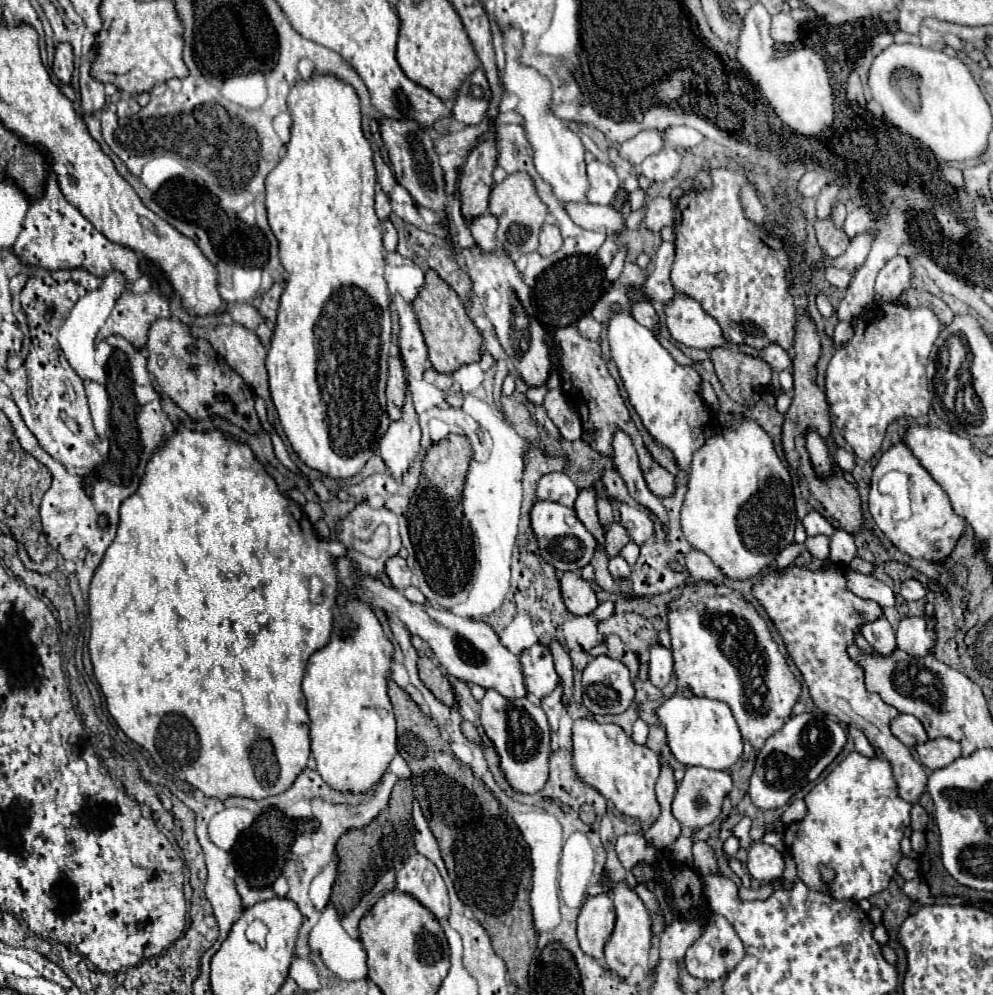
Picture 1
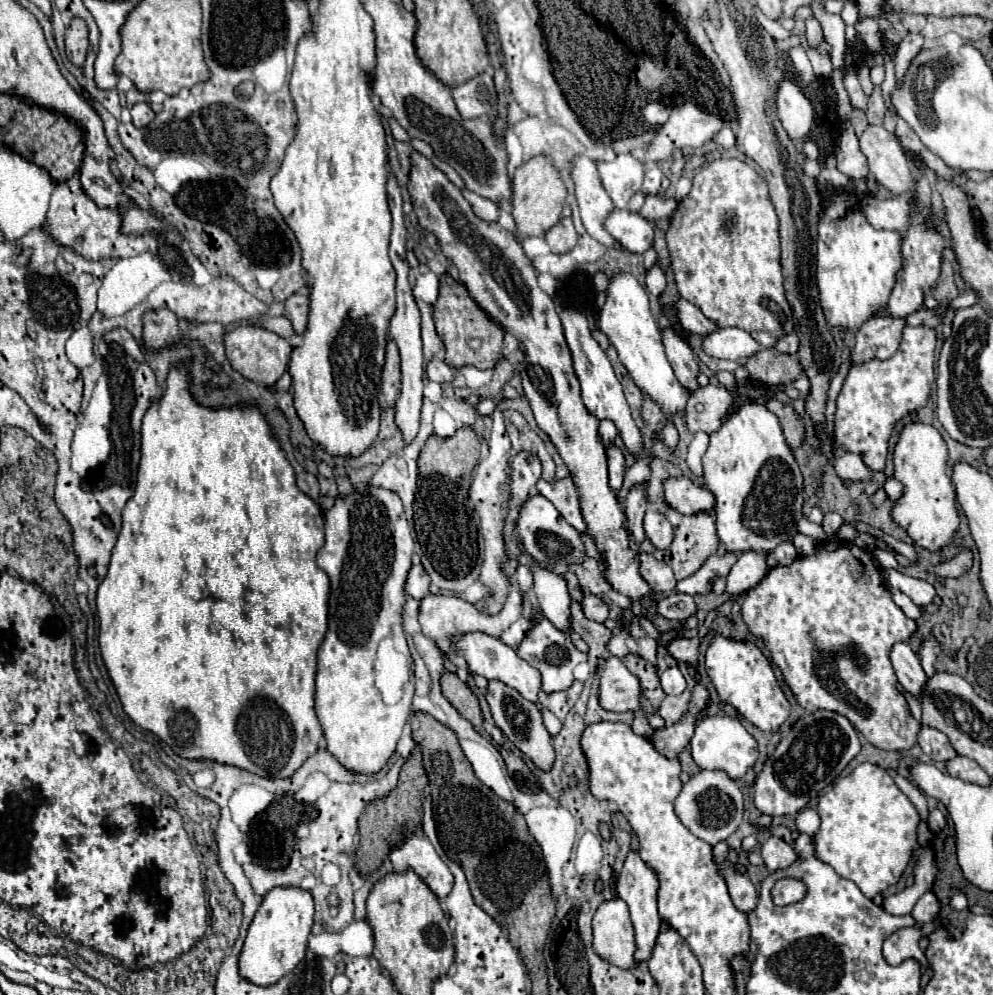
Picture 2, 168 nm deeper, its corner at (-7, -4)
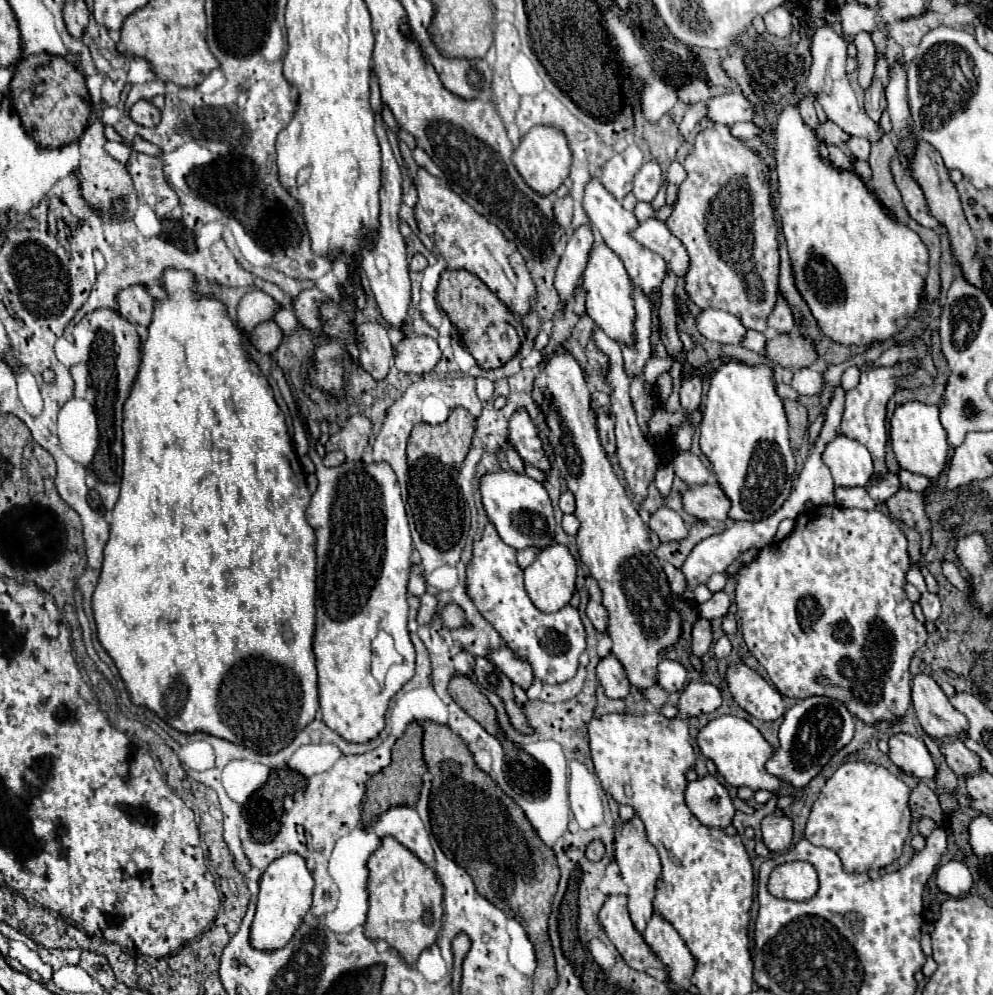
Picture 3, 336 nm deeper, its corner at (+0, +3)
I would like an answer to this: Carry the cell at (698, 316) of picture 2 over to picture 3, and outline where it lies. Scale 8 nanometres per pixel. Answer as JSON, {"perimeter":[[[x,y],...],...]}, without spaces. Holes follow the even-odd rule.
{"perimeter":[[[702,309],[694,321],[706,339],[718,343],[740,343],[746,333],[744,325],[734,315],[720,309]]]}

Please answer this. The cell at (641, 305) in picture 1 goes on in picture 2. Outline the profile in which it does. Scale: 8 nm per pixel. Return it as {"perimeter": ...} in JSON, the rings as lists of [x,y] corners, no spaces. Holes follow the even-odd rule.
{"perimeter":[[[667,328],[663,330],[663,346],[665,346],[665,354],[671,362],[671,368],[677,376],[677,380],[681,380],[681,384],[685,384],[685,388],[689,388],[689,392],[693,394],[699,384],[697,384],[697,374],[699,374],[699,364],[689,348],[689,344],[679,338],[675,334],[675,330]]]}

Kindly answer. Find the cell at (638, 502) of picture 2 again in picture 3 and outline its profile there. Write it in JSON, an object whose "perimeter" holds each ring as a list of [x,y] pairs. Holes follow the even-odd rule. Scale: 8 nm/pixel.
{"perimeter":[[[598,329],[594,333],[594,341],[596,345],[610,357],[610,369],[608,369],[608,381],[612,383],[614,387],[614,393],[612,393],[612,405],[610,405],[610,411],[614,415],[614,423],[616,423],[616,459],[618,459],[618,465],[622,467],[624,471],[624,483],[626,483],[626,491],[628,495],[632,497],[634,503],[642,503],[648,495],[648,485],[654,481],[654,473],[656,473],[656,467],[660,463],[660,453],[658,449],[644,439],[644,433],[636,421],[636,413],[634,413],[634,407],[632,407],[632,399],[630,399],[630,379],[622,367],[622,351],[620,351],[620,345],[616,341],[612,341],[602,329]]]}

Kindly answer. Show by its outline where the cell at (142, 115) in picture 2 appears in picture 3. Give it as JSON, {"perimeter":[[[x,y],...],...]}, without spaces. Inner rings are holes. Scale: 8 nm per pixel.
{"perimeter":[[[136,101],[130,109],[130,117],[142,127],[156,127],[160,123],[160,111],[150,101]]]}

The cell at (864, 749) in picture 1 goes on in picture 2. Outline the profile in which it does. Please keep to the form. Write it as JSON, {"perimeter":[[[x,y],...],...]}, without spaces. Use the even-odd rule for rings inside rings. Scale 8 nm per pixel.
{"perimeter":[[[889,770],[889,774],[893,776],[893,780],[897,782],[897,786],[901,788],[901,792],[913,802],[913,806],[917,808],[917,812],[919,812],[919,816],[927,822],[927,816],[929,816],[929,808],[927,808],[927,798],[925,798],[925,794],[913,784],[913,782],[909,782],[907,778],[903,778],[903,776],[899,776],[895,770]]]}

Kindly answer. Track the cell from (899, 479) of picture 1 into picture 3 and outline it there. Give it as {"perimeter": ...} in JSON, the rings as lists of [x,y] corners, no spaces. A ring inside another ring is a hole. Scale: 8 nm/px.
{"perimeter":[[[918,401],[900,405],[890,419],[890,443],[902,469],[924,475],[930,479],[932,487],[936,485],[936,479],[946,465],[946,455],[950,449],[946,441],[946,431],[938,419],[938,405],[922,405]]]}

